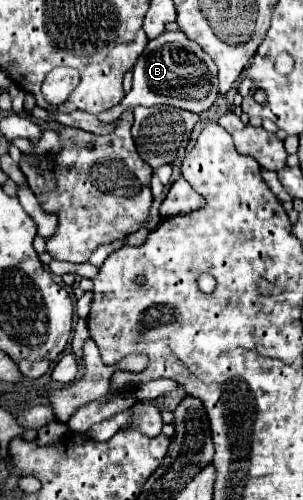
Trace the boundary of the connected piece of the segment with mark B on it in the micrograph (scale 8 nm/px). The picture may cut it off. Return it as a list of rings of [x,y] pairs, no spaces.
[[[163,32],[147,42],[143,54],[135,62],[131,92],[115,108],[105,110],[97,117],[105,123],[113,122],[120,118],[121,112],[137,106],[175,106],[199,114],[213,106],[217,94],[217,66],[209,54],[183,32]]]

